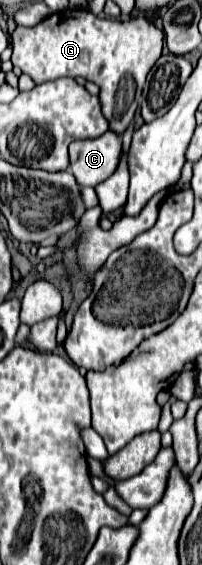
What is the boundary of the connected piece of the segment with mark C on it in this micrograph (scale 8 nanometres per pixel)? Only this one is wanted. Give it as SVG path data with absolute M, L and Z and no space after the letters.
M107 131L95 139L79 139L69 145L69 171L81 187L97 187L115 173L119 155L121 141L113 131Z

